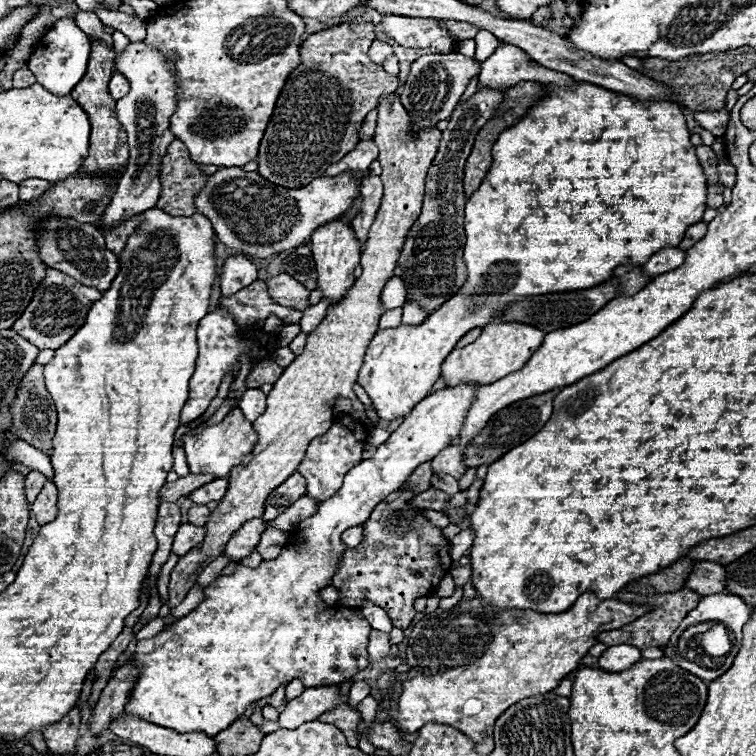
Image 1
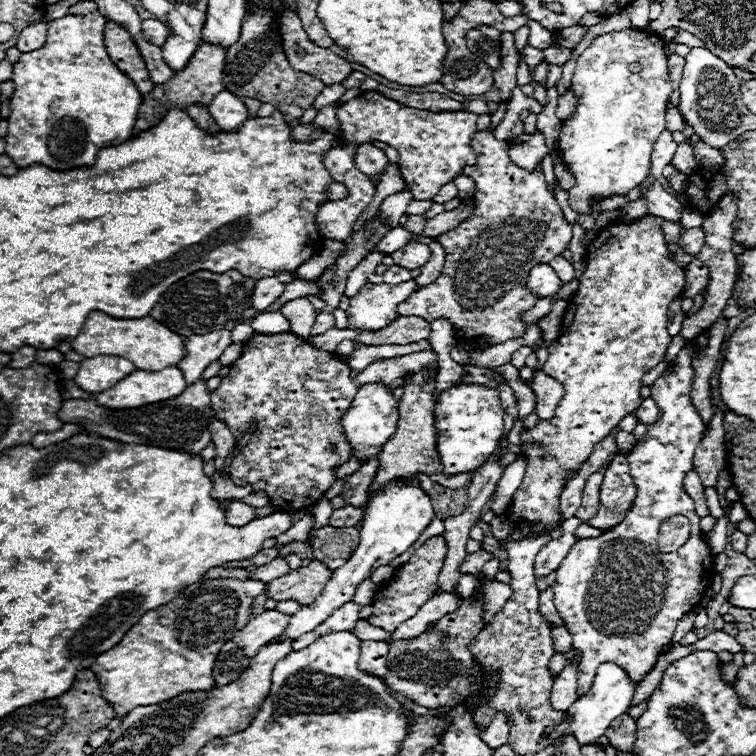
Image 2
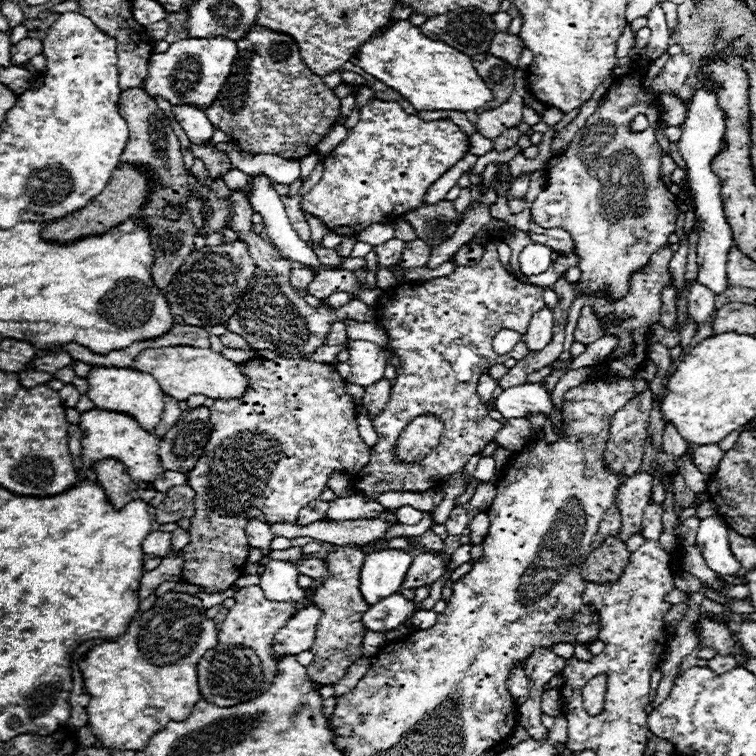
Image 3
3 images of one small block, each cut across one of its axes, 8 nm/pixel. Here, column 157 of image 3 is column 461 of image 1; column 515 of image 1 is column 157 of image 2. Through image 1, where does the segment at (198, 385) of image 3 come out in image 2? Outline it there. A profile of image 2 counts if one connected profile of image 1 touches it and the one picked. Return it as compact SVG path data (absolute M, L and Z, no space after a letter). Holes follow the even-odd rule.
M92 312L88 316L88 320L84 322L84 328L72 340L72 350L76 350L86 358L92 358L96 354L122 356L132 360L138 370L146 370L146 372L178 366L180 360L186 356L184 338L176 336L176 332L172 332L170 328L164 328L160 322L152 320L150 316L142 320L118 320L102 312Z

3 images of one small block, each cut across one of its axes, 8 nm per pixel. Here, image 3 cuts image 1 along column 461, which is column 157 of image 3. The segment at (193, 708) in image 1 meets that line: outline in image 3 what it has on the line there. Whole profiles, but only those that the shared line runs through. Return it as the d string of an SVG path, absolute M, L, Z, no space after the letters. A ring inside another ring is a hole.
M96 368L96 370L90 370L90 376L86 380L88 380L86 396L94 402L98 410L122 412L122 414L134 416L142 430L156 432L160 424L160 416L164 412L166 394L160 390L160 386L150 374L130 370L130 368Z

